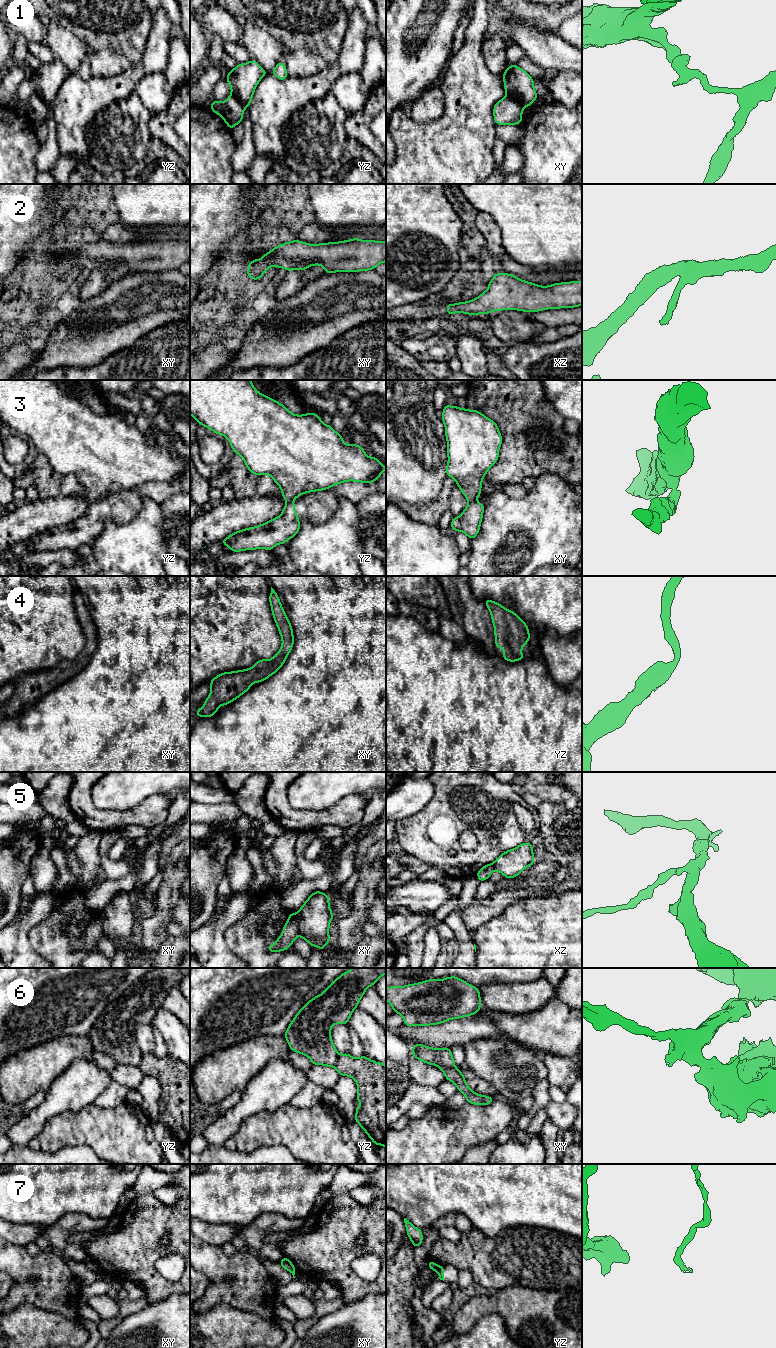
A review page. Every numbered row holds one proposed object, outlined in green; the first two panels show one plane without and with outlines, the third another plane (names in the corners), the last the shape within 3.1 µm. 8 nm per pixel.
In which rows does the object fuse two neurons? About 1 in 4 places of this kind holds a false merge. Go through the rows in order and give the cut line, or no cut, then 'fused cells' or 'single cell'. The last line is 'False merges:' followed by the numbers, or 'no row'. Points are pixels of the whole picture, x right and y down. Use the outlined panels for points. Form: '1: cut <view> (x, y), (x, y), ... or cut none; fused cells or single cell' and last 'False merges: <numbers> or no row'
1: cut xy (506, 95), (515, 98), (523, 107); fused cells
2: cut none; single cell
3: cut xy (475, 499), (469, 502); fused cells
4: cut none; single cell
5: cut xy (296, 913), (298, 930); fused cells
6: cut xy (438, 1065), (454, 1067); fused cells
7: cut yz (440, 1267), (437, 1271); fused cells
False merges: 1, 3, 5, 6, 7

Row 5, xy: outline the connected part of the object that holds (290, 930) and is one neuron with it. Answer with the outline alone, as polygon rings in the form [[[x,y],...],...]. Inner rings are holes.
[[[290,913],[286,921],[282,934],[276,939],[274,945],[269,945],[267,950],[270,952],[279,952],[287,950],[298,937],[298,915],[297,913]]]

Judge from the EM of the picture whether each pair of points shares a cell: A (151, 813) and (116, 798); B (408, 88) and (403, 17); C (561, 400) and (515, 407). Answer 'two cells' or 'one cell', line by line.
A: two cells
B: one cell
C: two cells

